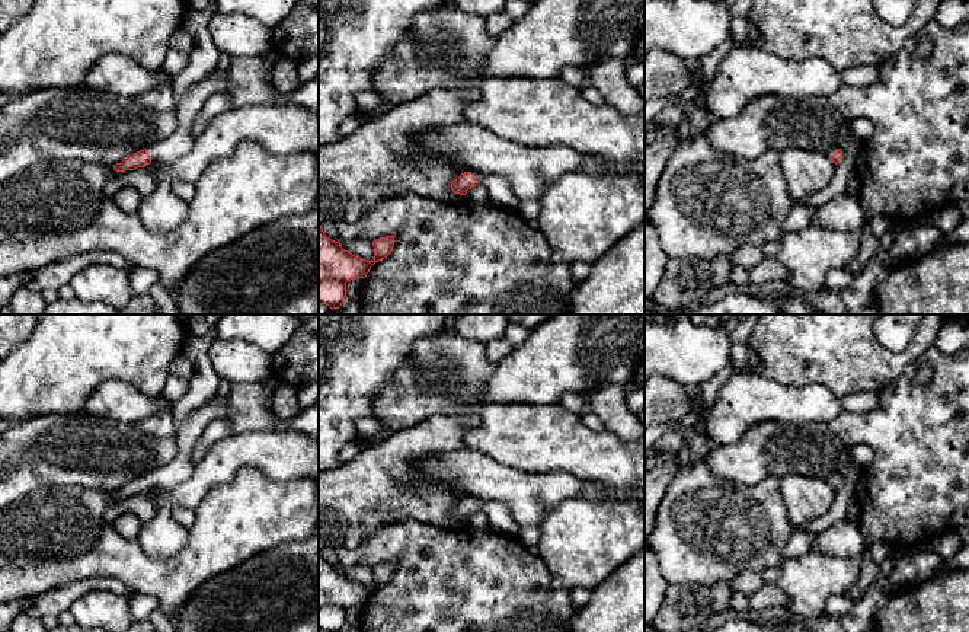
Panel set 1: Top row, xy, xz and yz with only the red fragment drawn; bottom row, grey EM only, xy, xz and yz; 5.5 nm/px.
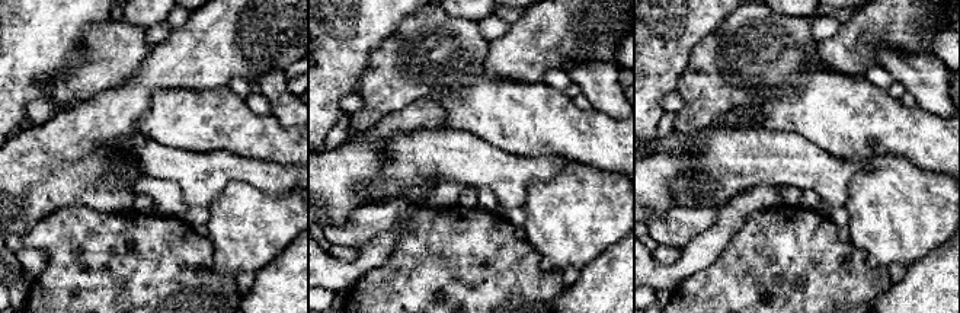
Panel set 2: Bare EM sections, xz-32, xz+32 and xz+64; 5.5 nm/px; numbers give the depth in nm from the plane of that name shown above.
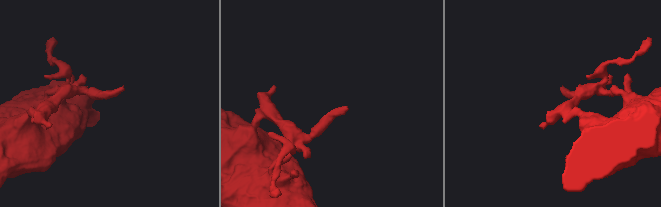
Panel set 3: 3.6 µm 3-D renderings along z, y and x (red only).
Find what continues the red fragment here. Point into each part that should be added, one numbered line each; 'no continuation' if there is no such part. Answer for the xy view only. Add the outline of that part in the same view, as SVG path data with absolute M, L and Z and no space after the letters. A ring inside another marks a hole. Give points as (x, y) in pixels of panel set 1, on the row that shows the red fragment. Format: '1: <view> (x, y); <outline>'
1: xy (188, 109); M228 68L211 73L192 84L175 108L178 127L173 134L147 147L151 162L173 163L186 154L194 146L194 133L198 116L207 99L227 89Z

